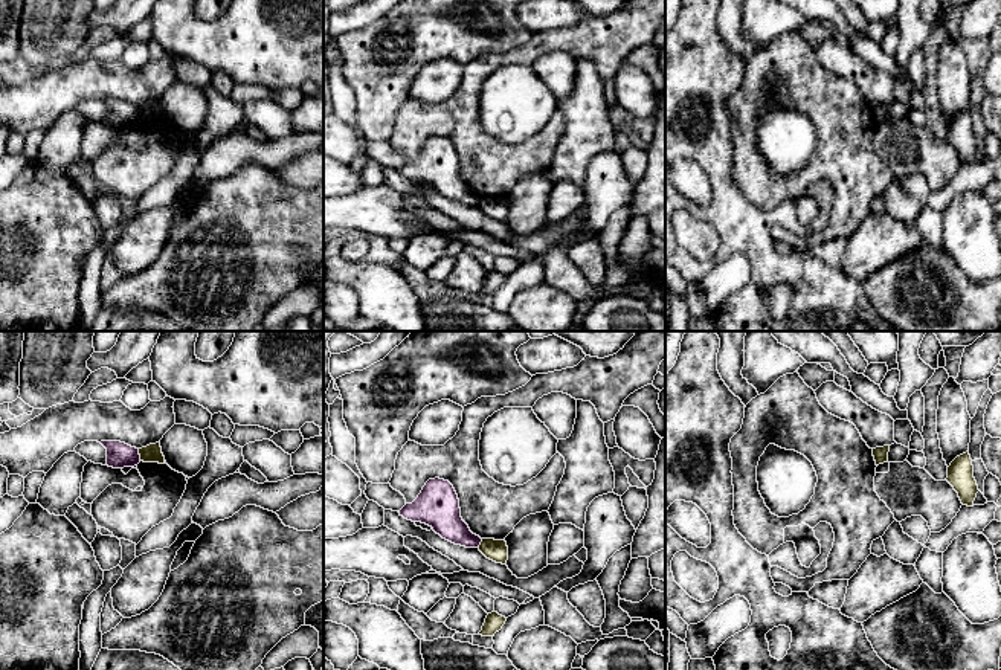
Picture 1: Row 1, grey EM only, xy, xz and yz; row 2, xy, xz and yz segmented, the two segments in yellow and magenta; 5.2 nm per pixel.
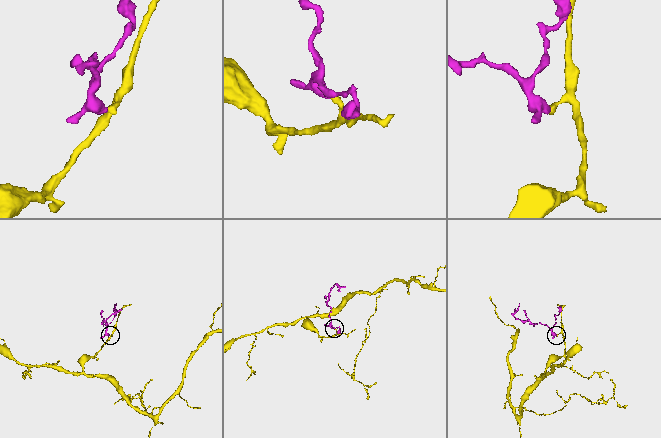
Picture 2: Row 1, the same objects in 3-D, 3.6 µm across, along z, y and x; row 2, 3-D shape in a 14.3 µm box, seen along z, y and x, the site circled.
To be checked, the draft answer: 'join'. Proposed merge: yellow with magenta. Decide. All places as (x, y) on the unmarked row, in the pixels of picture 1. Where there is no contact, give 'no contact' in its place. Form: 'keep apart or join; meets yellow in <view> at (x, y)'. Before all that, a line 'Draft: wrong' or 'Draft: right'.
Draft: wrong
keep apart; meets yellow in xy at (139, 112)

